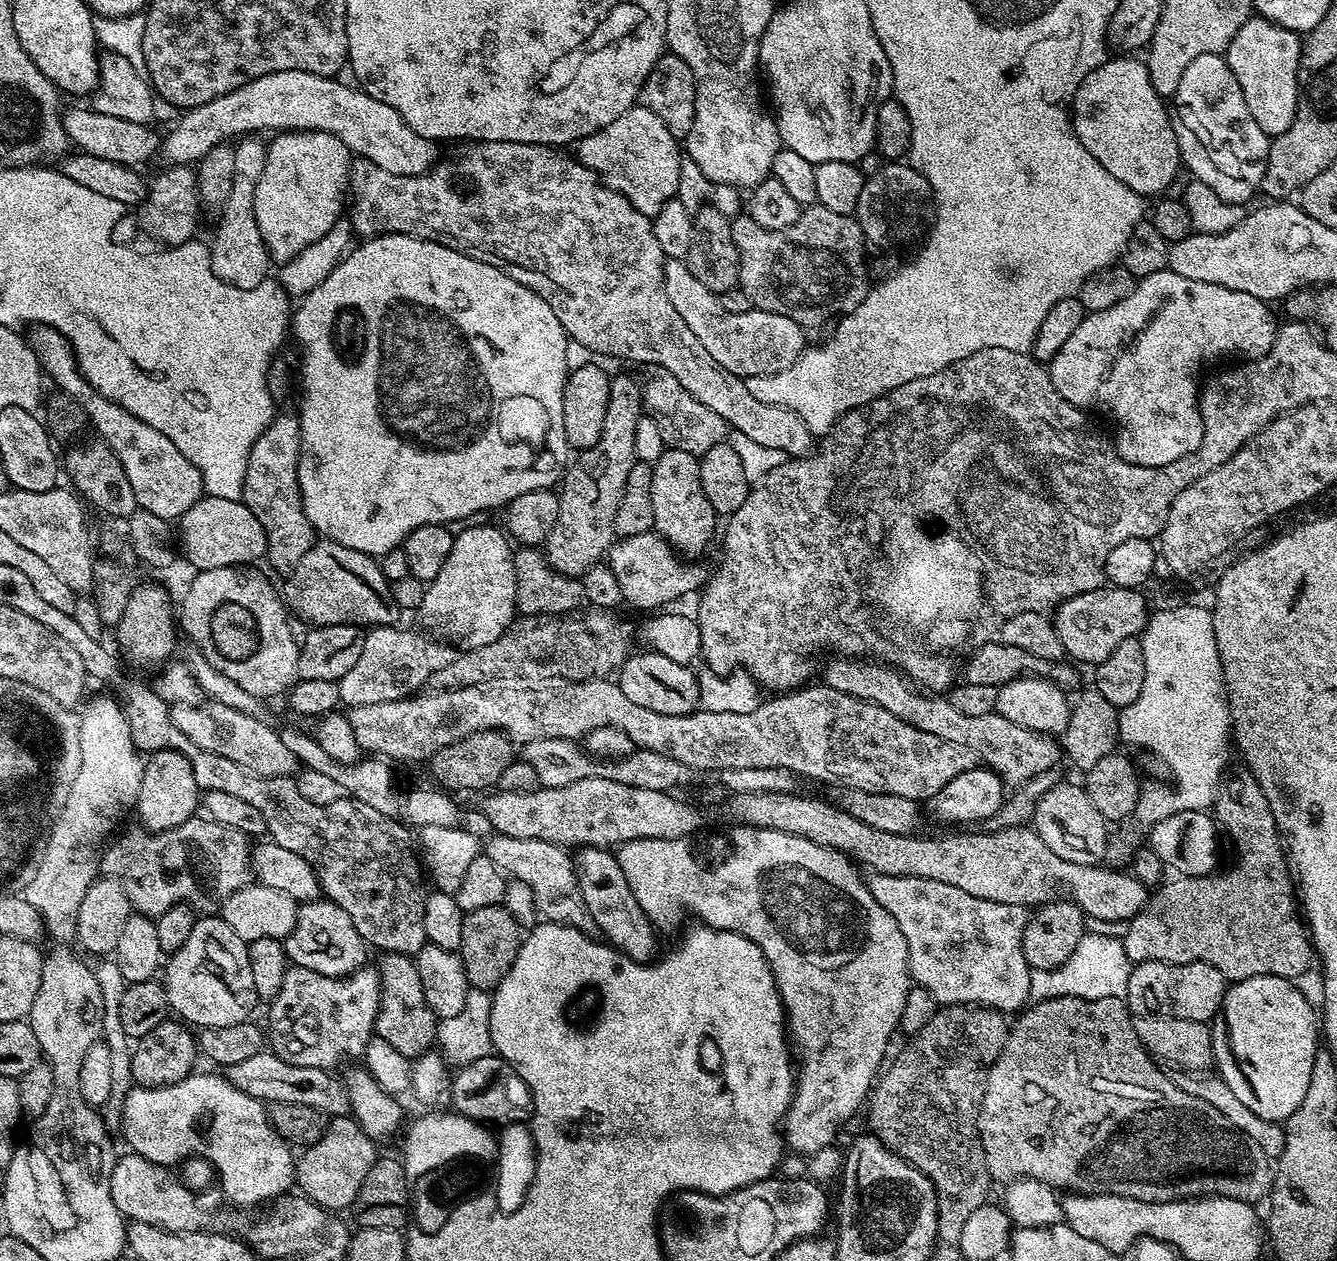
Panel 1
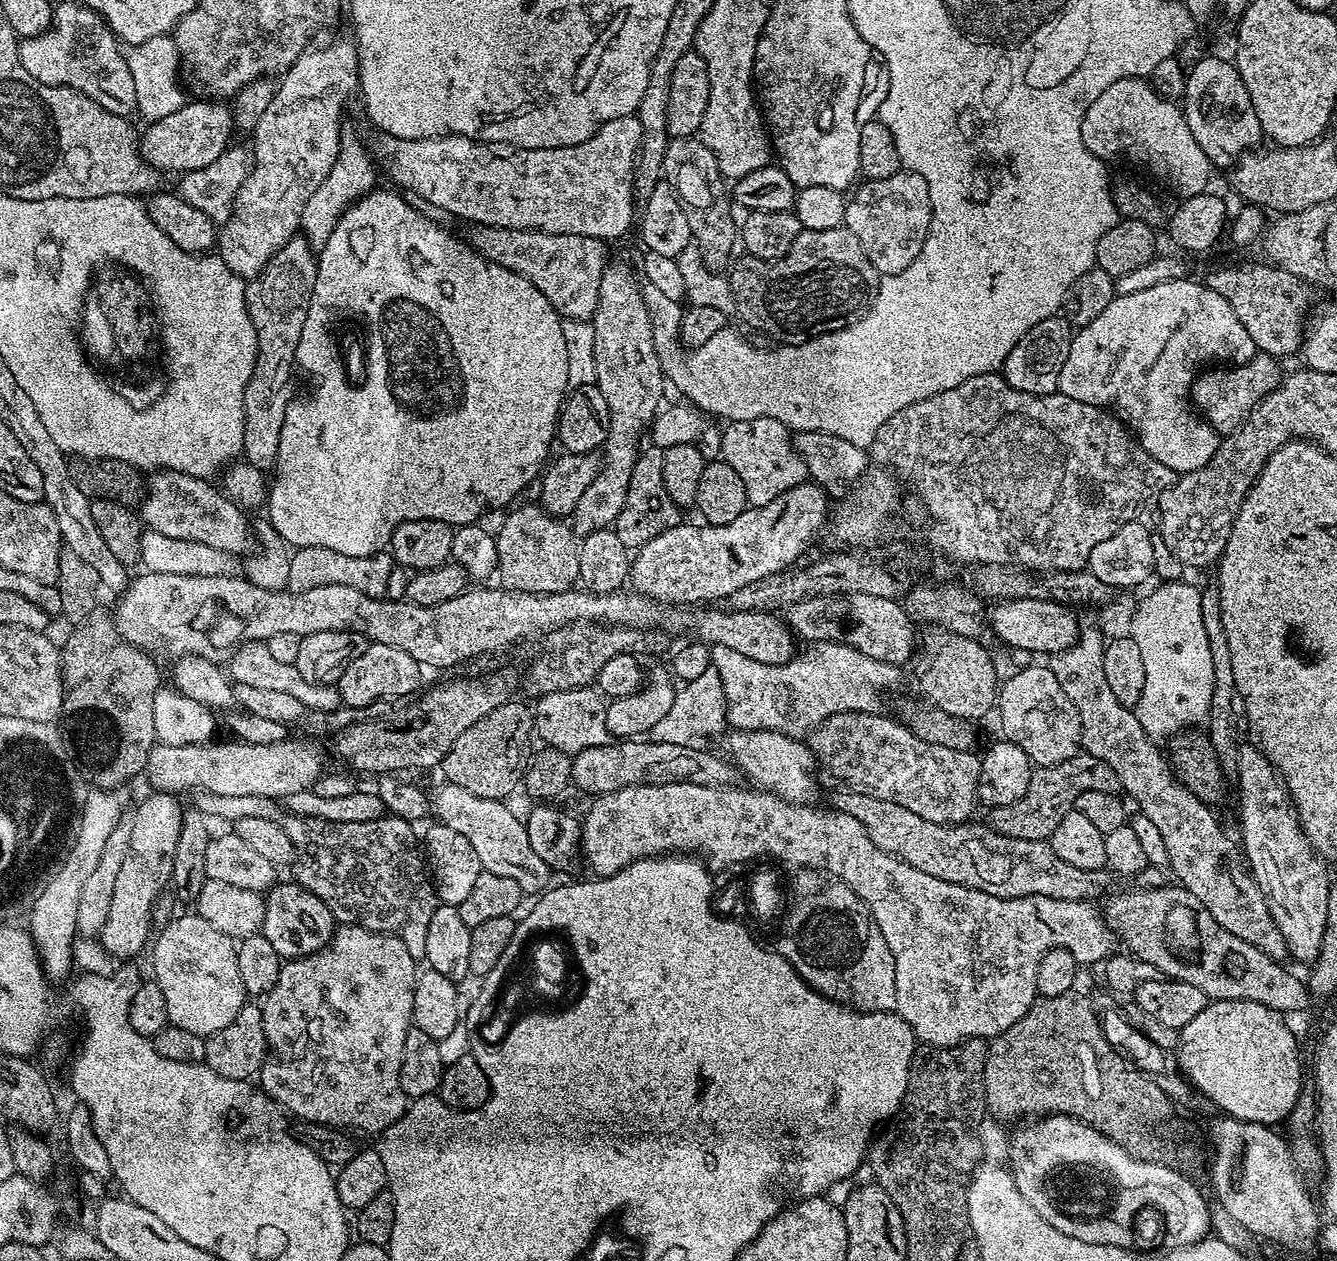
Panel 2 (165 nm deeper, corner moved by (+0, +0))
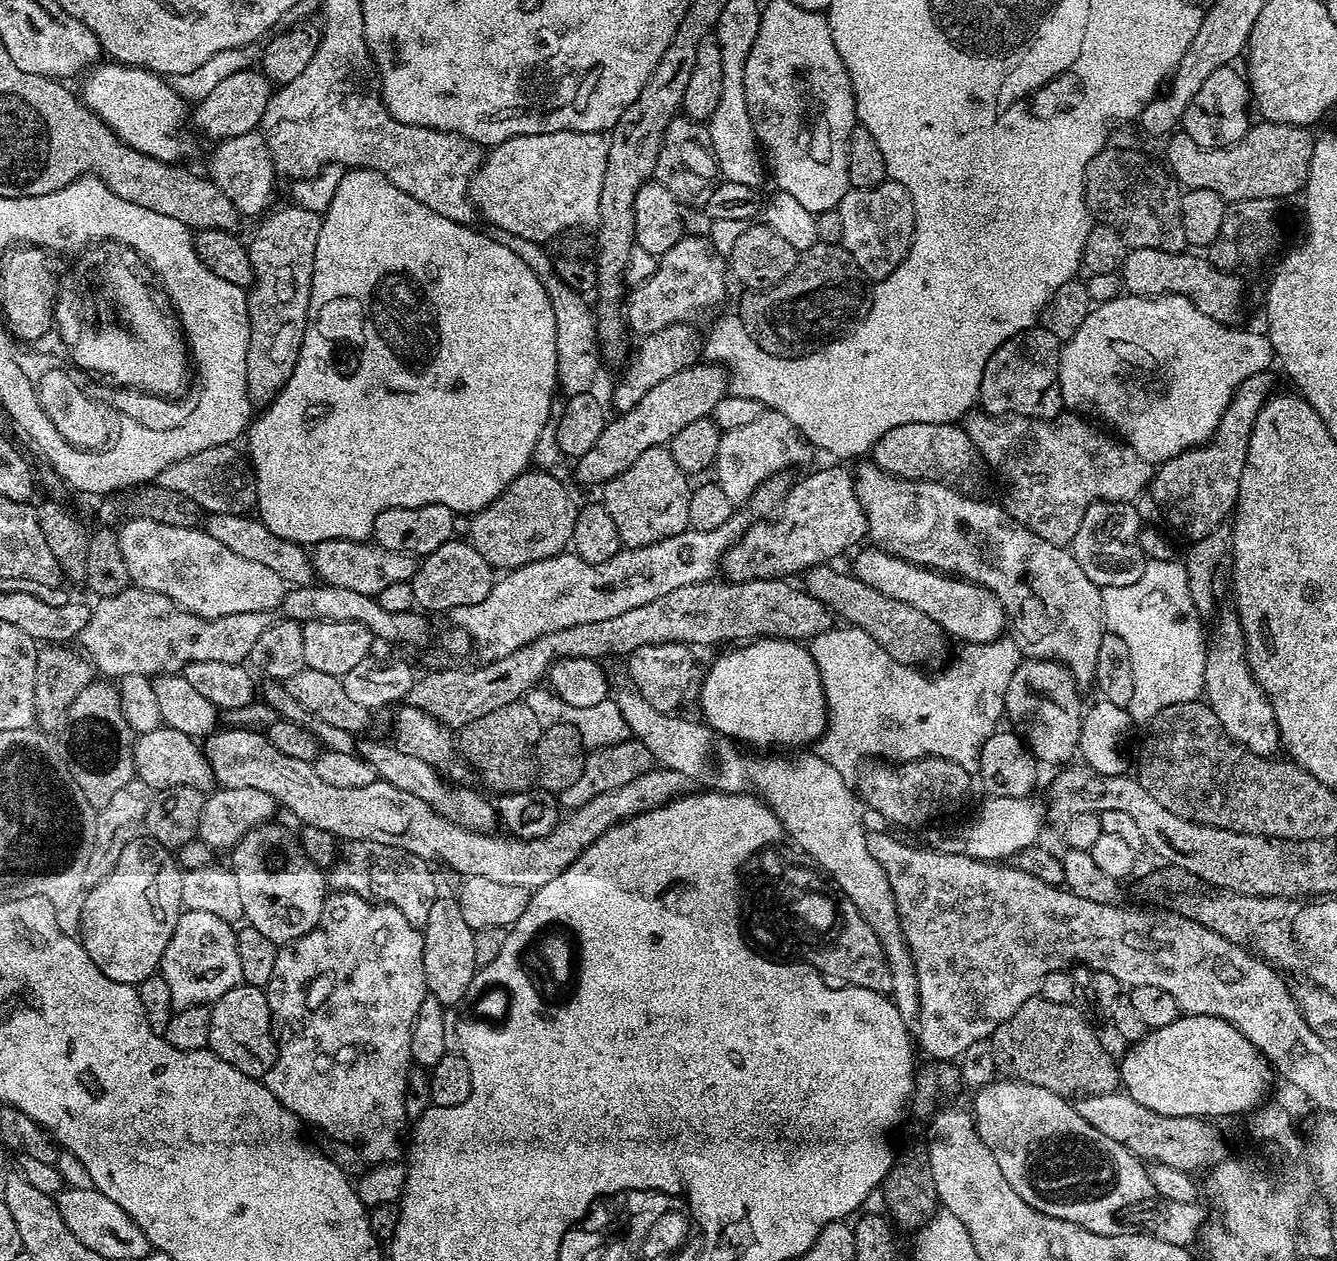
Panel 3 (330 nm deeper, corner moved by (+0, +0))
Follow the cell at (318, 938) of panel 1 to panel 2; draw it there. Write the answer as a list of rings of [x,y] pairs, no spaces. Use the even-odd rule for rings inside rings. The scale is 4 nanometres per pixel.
[[[277,883],[267,893],[264,905],[264,926],[262,934],[278,950],[281,958],[295,958],[297,956],[309,956],[320,948],[325,948],[331,940],[334,931],[332,911],[327,908],[319,898],[310,890],[306,890],[300,884]]]

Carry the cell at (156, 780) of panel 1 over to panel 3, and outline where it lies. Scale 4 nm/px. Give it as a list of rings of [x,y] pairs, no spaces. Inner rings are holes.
[[[137,838],[129,842],[122,850],[122,854],[118,854],[118,862],[114,866],[114,870],[110,870],[110,874],[106,874],[106,878],[102,878],[99,884],[95,884],[92,889],[83,897],[84,905],[80,908],[80,932],[78,931],[78,939],[80,944],[86,950],[86,954],[90,954],[90,958],[94,962],[94,966],[98,966],[98,970],[102,970],[102,974],[106,974],[106,978],[110,978],[117,984],[127,984],[129,986],[138,986],[146,978],[157,975],[160,959],[166,950],[166,946],[170,942],[170,934],[174,934],[174,926],[178,922],[182,911],[180,899],[182,898],[182,869],[177,864],[177,859],[173,853],[157,844],[151,838]]]

